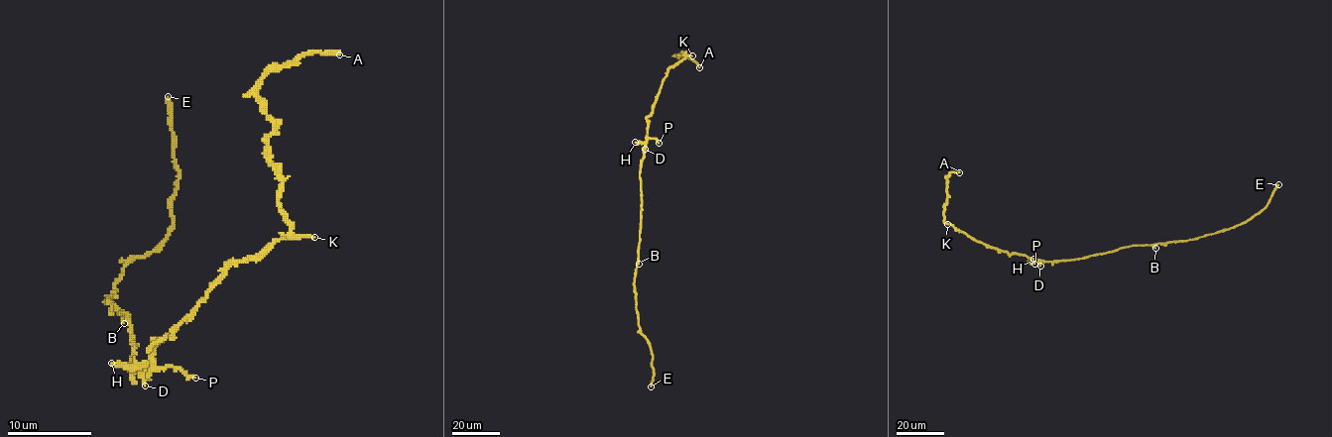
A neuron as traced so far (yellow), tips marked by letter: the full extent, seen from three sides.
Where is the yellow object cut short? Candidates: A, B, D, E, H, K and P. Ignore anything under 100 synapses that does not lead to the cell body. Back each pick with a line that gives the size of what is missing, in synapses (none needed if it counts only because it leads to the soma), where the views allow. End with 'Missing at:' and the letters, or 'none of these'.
A: 400 synapses
E: 200 synapses
K: 100 synapses
Missing at: A, E, K

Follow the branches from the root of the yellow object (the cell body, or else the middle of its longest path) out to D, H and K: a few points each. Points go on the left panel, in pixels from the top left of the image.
D: (130, 361), (130, 369), (145, 367), (145, 385)
H: (130, 361), (130, 369), (147, 367), (111, 363)
K: (130, 361), (130, 369), (145, 367), (153, 344), (205, 297), (233, 262), (256, 258), (281, 239), (314, 237)

